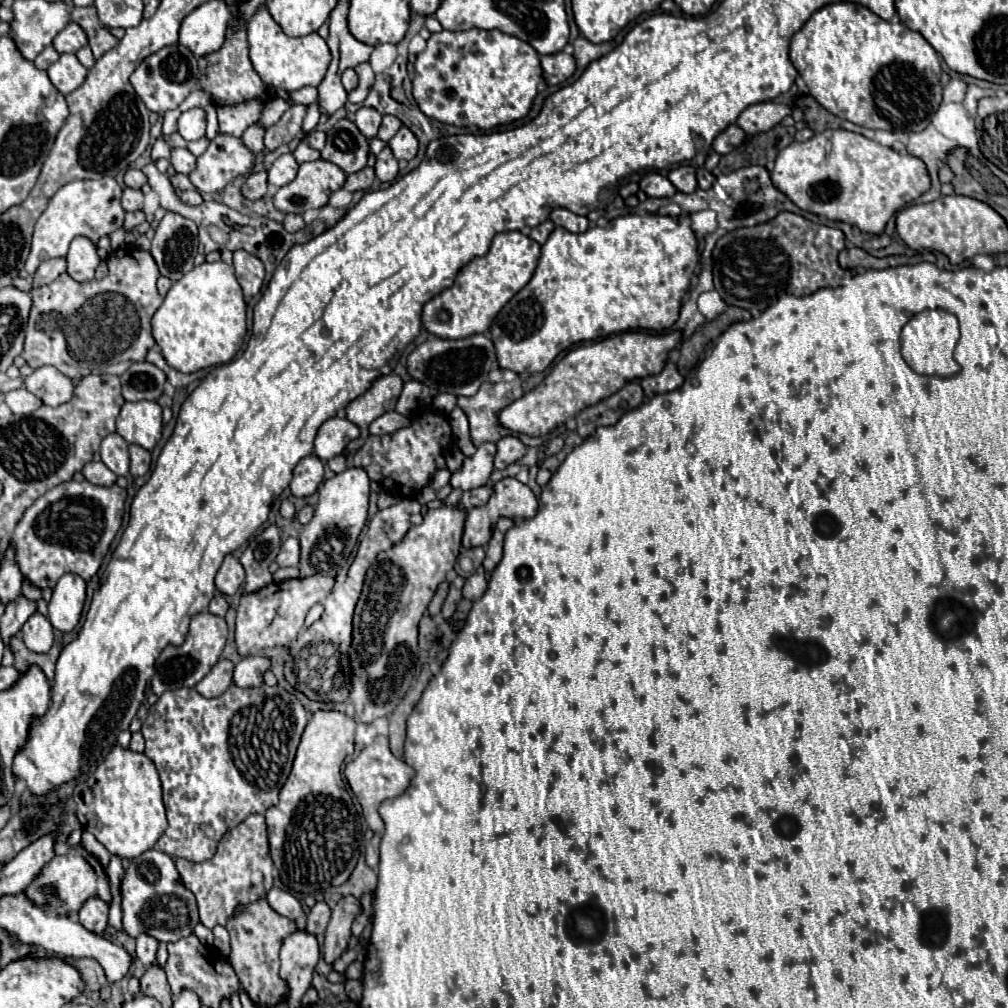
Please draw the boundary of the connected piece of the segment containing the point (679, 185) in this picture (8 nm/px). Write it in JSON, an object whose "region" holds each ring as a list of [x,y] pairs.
{"region":[[[679,166],[673,172],[669,172],[667,178],[673,182],[673,186],[679,192],[689,194],[689,192],[697,190],[697,178],[695,178],[695,168],[693,166]]]}

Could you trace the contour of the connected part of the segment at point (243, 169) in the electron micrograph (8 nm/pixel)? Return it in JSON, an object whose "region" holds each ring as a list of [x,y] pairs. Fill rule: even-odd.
{"region":[[[219,134],[197,158],[195,170],[189,174],[189,180],[199,192],[219,192],[235,176],[249,174],[253,166],[255,158],[241,144],[241,138]]]}

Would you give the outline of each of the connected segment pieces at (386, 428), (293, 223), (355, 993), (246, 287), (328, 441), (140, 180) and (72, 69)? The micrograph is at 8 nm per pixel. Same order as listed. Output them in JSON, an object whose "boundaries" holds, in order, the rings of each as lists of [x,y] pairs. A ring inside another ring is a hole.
{"boundaries":[[[[387,412],[383,416],[379,416],[371,426],[369,426],[369,432],[371,434],[391,434],[399,428],[405,428],[409,426],[411,420],[407,416],[401,416],[397,412]]],[[[287,214],[283,226],[285,226],[287,232],[297,232],[297,230],[301,230],[305,226],[305,222],[303,222],[303,218],[299,214]]],[[[347,980],[347,982],[345,982],[345,990],[347,990],[347,996],[349,996],[353,1002],[359,1002],[359,1000],[361,1000],[361,992],[363,992],[361,980]]],[[[235,250],[233,266],[235,266],[237,280],[239,280],[245,296],[255,296],[261,290],[263,278],[265,278],[263,262],[259,258],[255,258],[253,254],[247,254],[245,250]]],[[[333,416],[317,432],[317,438],[315,438],[315,454],[323,462],[327,462],[333,456],[341,454],[345,450],[345,446],[351,440],[355,440],[357,436],[359,436],[359,428],[355,424],[351,424],[347,418]]],[[[129,168],[125,172],[125,186],[129,186],[129,188],[141,188],[143,184],[147,184],[147,176],[141,170]]],[[[61,54],[59,60],[47,68],[47,76],[61,94],[69,94],[85,82],[87,68],[75,54]]]]}

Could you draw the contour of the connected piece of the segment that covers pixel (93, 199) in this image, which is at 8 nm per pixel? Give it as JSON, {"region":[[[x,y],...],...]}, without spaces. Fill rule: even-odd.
{"region":[[[113,178],[99,180],[75,180],[57,190],[57,194],[49,200],[49,206],[39,216],[33,230],[31,254],[25,262],[25,270],[33,274],[37,266],[49,258],[65,256],[69,242],[75,236],[87,236],[91,242],[99,242],[101,236],[115,232],[123,226],[125,210],[121,208],[121,186]]]}

